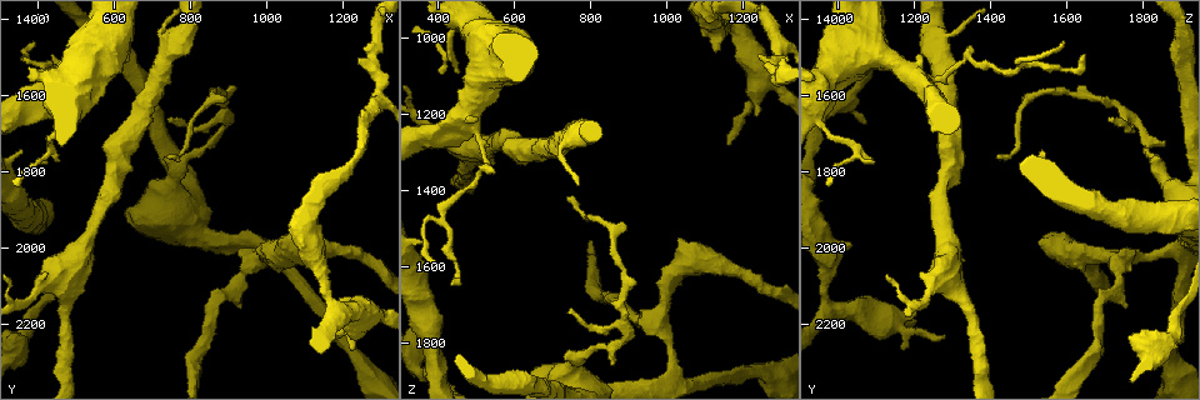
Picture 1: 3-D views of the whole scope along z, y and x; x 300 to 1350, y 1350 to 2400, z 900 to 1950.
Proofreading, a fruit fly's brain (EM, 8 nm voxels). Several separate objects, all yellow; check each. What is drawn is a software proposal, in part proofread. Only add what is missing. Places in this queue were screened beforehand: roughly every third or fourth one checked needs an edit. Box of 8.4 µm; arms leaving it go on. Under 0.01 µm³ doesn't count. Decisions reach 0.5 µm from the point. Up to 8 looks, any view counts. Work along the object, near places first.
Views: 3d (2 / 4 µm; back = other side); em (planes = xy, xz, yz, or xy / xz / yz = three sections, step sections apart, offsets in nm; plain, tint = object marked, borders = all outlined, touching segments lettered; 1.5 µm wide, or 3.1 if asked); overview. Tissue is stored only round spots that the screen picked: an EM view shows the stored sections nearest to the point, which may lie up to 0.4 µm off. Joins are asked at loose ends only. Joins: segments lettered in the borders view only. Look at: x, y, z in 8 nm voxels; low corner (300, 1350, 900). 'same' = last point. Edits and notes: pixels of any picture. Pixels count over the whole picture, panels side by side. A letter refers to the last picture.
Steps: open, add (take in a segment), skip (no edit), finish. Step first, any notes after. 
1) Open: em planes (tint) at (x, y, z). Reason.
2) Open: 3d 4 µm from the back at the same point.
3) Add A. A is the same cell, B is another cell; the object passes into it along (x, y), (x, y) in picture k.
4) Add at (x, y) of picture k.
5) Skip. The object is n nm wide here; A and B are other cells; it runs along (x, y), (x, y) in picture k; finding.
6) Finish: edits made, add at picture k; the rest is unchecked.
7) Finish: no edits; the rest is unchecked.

Open: em yz step 8 (borders) at (920, 2160, 1755). Branch stops here.

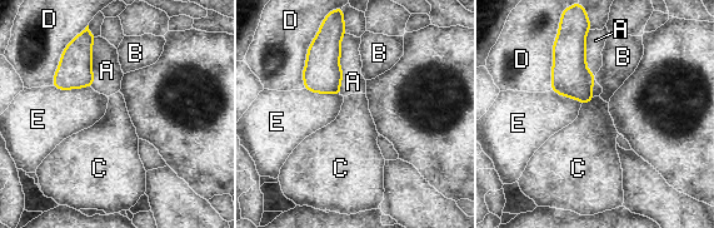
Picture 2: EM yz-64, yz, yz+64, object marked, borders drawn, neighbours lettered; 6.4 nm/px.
Open: em xz step 8 (borders) at the same point.

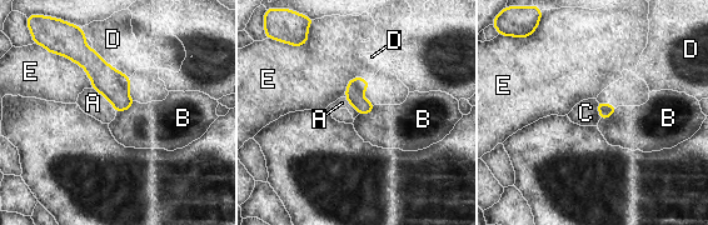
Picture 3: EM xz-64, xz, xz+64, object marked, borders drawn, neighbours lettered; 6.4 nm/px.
Skip. A, B, C, D and E are other cells; none of them fits.

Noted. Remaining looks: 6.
Open: em xz step 4 (borders) at (735, 1770, 1415).

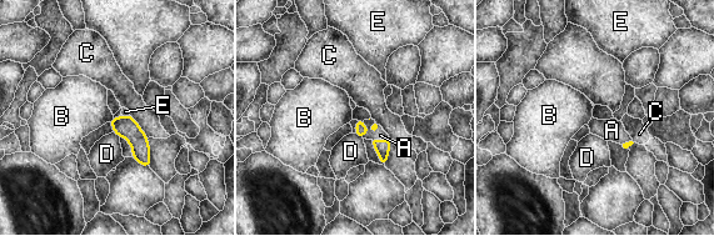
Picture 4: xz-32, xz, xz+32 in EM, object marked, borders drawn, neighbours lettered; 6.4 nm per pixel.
Add A. The object is 70 nm wide here; A is the same cell, B, C, D and E are other cells; it goes on there.

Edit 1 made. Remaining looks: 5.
Open: em planes (borders) at (390, 1465, 1590). An open end.

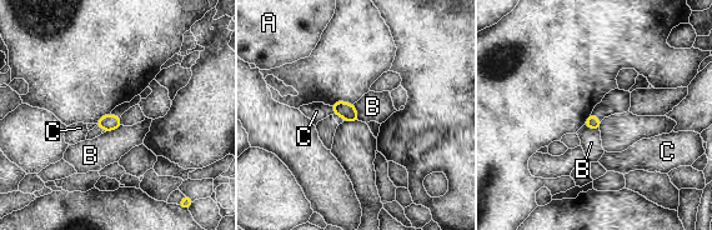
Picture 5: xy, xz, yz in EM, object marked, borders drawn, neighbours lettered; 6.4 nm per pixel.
Skip. The object is 80 nm wide here; A, B and C are other cells; no lettered segment goes on from it.

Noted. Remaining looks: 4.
Finish: edits made, add at picture 4; the rest is unchecked.

